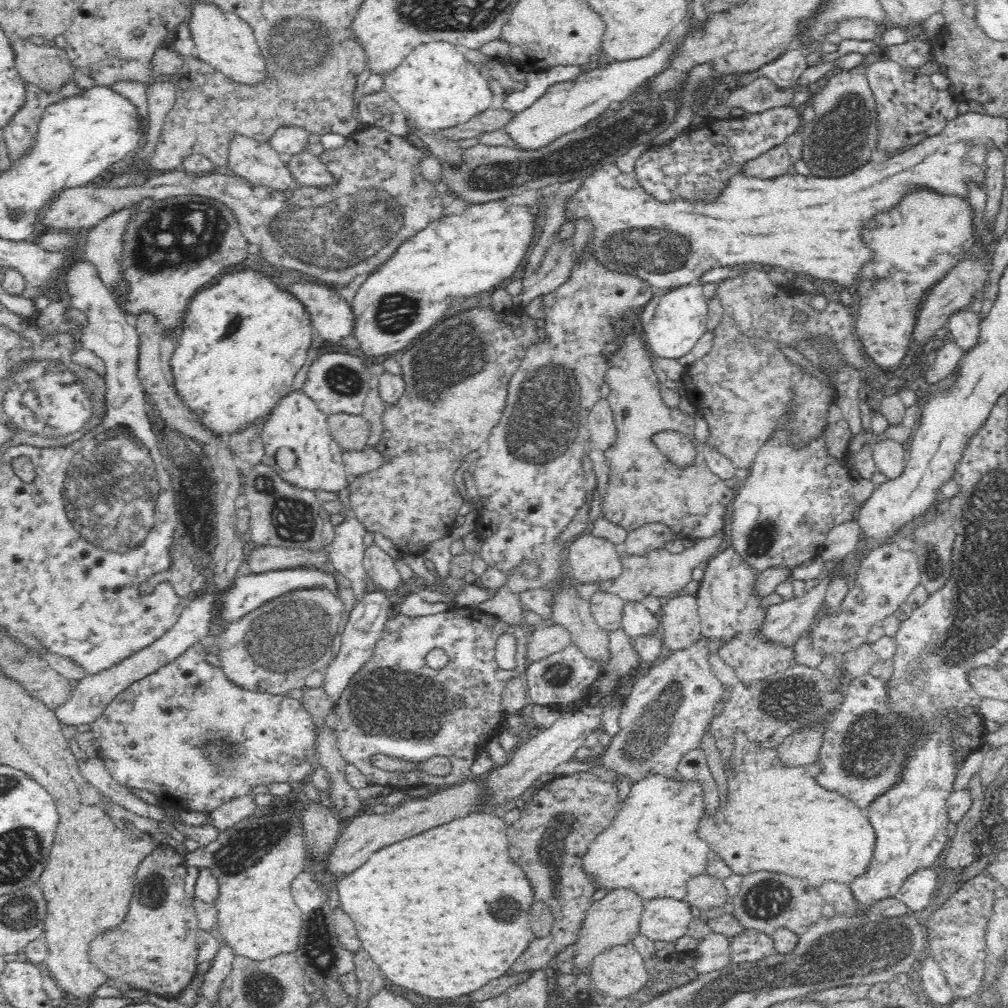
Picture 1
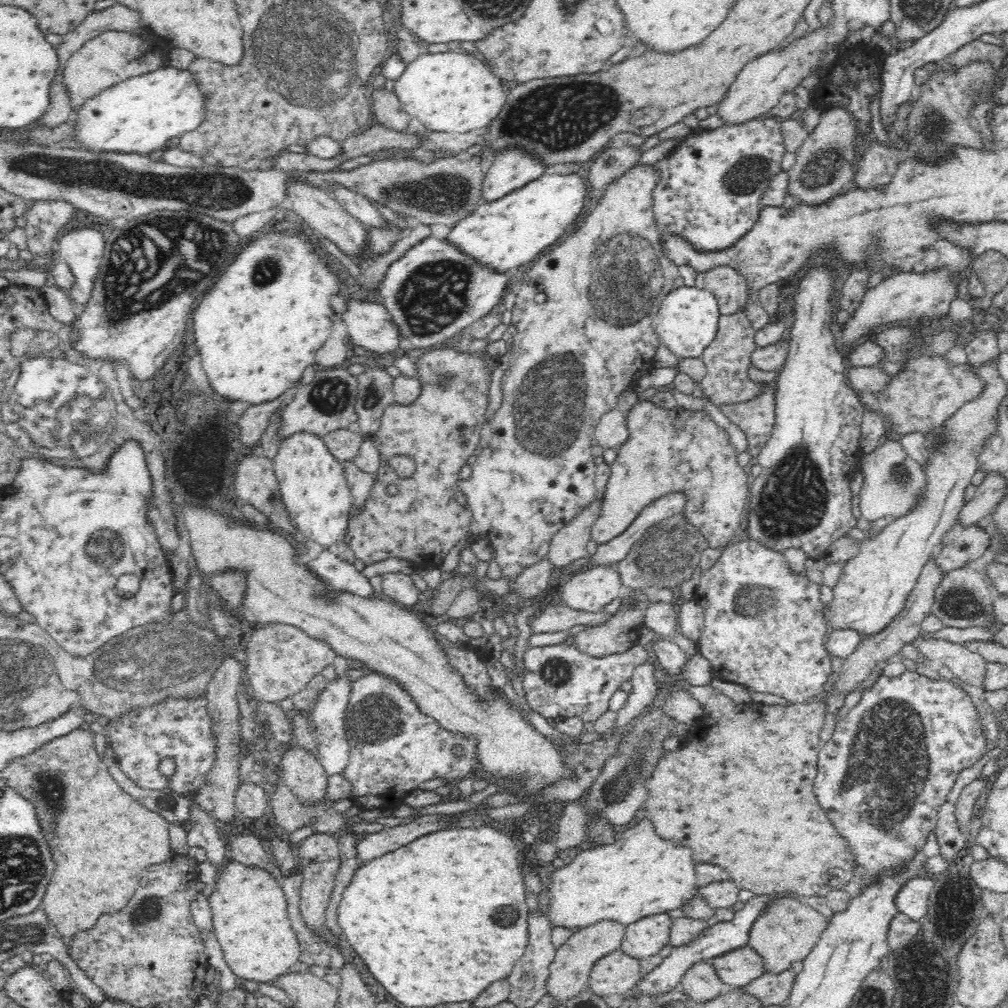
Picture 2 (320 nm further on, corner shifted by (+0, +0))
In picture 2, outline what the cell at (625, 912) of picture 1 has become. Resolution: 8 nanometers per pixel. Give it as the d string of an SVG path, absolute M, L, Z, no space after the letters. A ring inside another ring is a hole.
M604 919L574 930L574 934L568 936L568 940L560 948L555 948L555 957L549 966L550 976L546 982L548 993L554 996L558 1003L564 1003L586 989L589 974L598 960L621 948L626 938L626 928L627 925L620 921Z

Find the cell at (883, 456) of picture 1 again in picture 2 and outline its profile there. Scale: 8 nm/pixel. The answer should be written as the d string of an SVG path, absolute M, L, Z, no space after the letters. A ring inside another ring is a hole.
M899 438L887 440L872 452L860 453L859 470L864 480L859 492L859 509L861 516L870 524L879 519L891 520L902 515L911 507L915 494L925 483L925 474L921 465L908 456Z

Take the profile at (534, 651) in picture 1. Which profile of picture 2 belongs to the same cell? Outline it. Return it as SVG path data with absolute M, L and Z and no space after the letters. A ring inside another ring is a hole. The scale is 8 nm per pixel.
M634 594L637 606L634 609L620 610L605 623L584 628L570 639L576 650L587 656L603 657L607 653L625 651L635 645L638 631L644 626L645 609L650 600L644 594Z

